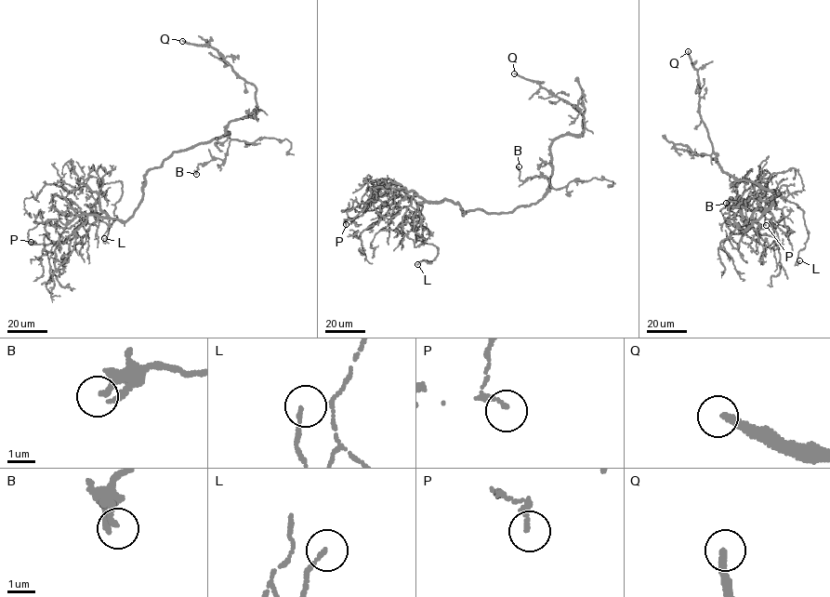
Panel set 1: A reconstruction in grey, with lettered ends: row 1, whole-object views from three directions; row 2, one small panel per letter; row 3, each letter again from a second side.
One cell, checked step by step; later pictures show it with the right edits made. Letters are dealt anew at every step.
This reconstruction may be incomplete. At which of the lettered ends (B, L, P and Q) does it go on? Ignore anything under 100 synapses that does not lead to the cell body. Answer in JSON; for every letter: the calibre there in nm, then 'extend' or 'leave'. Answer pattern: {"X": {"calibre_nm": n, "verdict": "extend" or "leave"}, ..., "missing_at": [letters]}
{"B": {"calibre_nm": 130, "verdict": "leave"}, "L": {"calibre_nm": 130, "verdict": "leave"}, "P": {"calibre_nm": 190, "verdict": "leave"}, "Q": {"calibre_nm": 240, "verdict": "extend"}, "missing_at": ["Q"]}

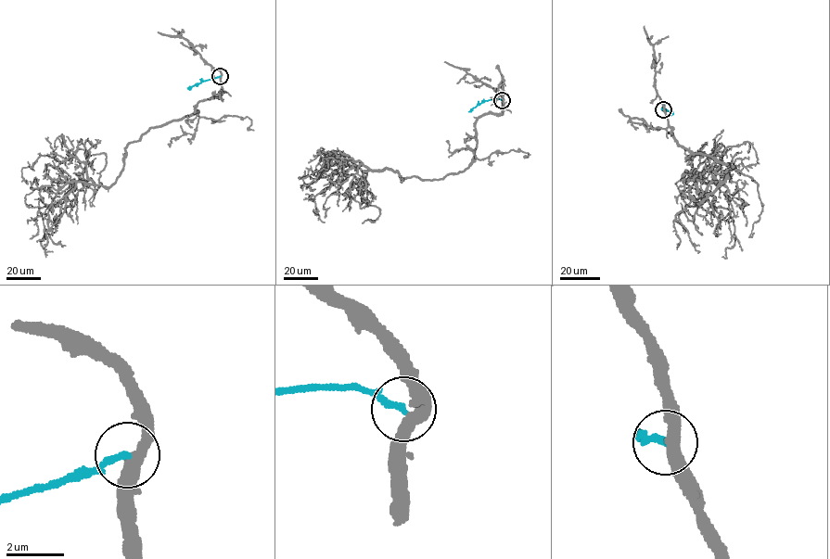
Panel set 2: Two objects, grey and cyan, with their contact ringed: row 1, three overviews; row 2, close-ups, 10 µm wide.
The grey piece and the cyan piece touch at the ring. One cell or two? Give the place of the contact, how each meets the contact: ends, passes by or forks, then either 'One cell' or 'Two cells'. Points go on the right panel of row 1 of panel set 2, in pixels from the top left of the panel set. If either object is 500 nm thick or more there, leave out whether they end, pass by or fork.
Place: (663, 109). At the ring grey passes by. At the ring cyan ends. One cell

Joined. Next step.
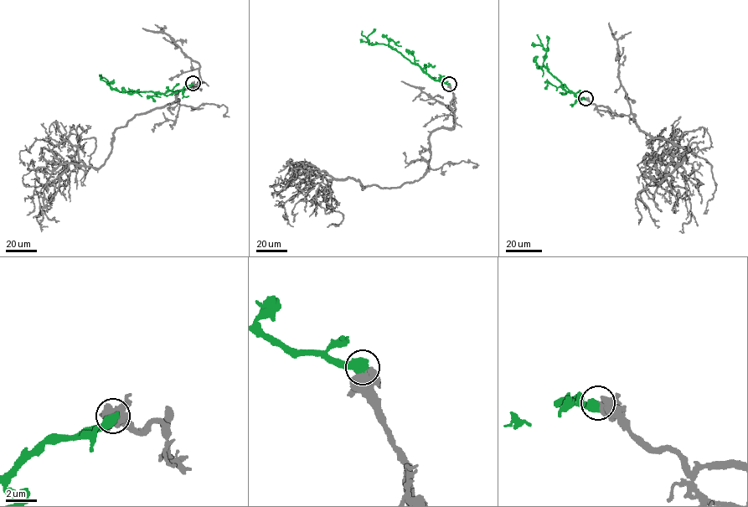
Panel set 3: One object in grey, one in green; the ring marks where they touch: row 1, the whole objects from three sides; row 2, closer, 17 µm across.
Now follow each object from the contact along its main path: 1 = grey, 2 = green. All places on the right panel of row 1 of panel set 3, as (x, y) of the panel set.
1: (585, 98), (690, 147), (659, 183), (675, 157), (705, 159), (716, 185), (708, 209)
2: (585, 98), (580, 99), (574, 92), (565, 91), (559, 80), (544, 66), (546, 51), (542, 46), (533, 42)

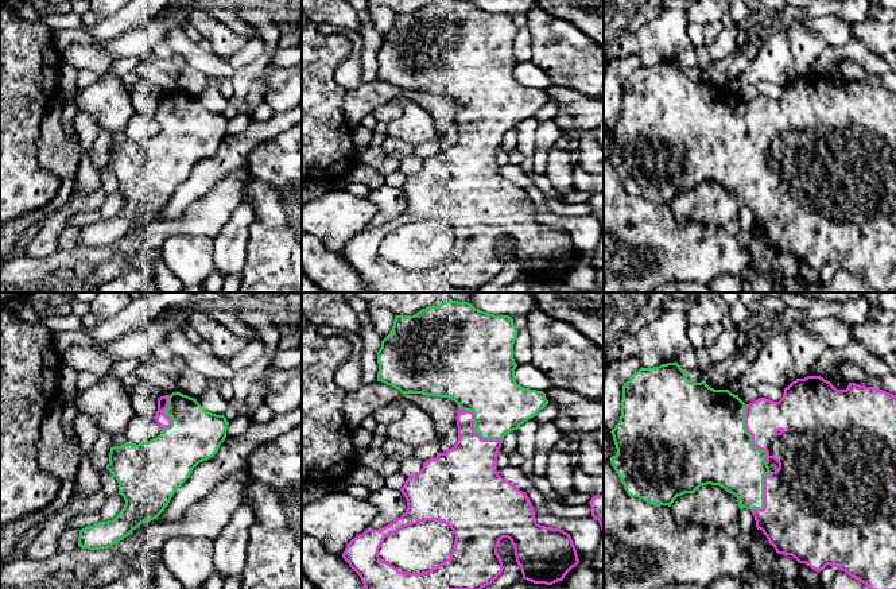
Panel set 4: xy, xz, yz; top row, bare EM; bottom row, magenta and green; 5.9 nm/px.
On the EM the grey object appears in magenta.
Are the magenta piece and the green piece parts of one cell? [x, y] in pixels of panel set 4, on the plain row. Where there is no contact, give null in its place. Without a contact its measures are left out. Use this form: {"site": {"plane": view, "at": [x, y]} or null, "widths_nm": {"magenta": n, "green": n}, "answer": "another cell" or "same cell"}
{"site": {"plane": "yz", "at": [752, 136]}, "widths_nm": {"magenta": 240, "green": 460}, "answer": "same cell"}

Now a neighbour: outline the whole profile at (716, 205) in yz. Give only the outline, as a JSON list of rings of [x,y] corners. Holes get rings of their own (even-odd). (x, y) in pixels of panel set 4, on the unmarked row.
[[[701,183],[695,189],[691,217],[699,224],[725,225],[738,217],[737,195],[719,183]]]

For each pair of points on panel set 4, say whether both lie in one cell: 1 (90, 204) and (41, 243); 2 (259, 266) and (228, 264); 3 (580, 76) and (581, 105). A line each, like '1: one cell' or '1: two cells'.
1: one cell
2: two cells
3: two cells

